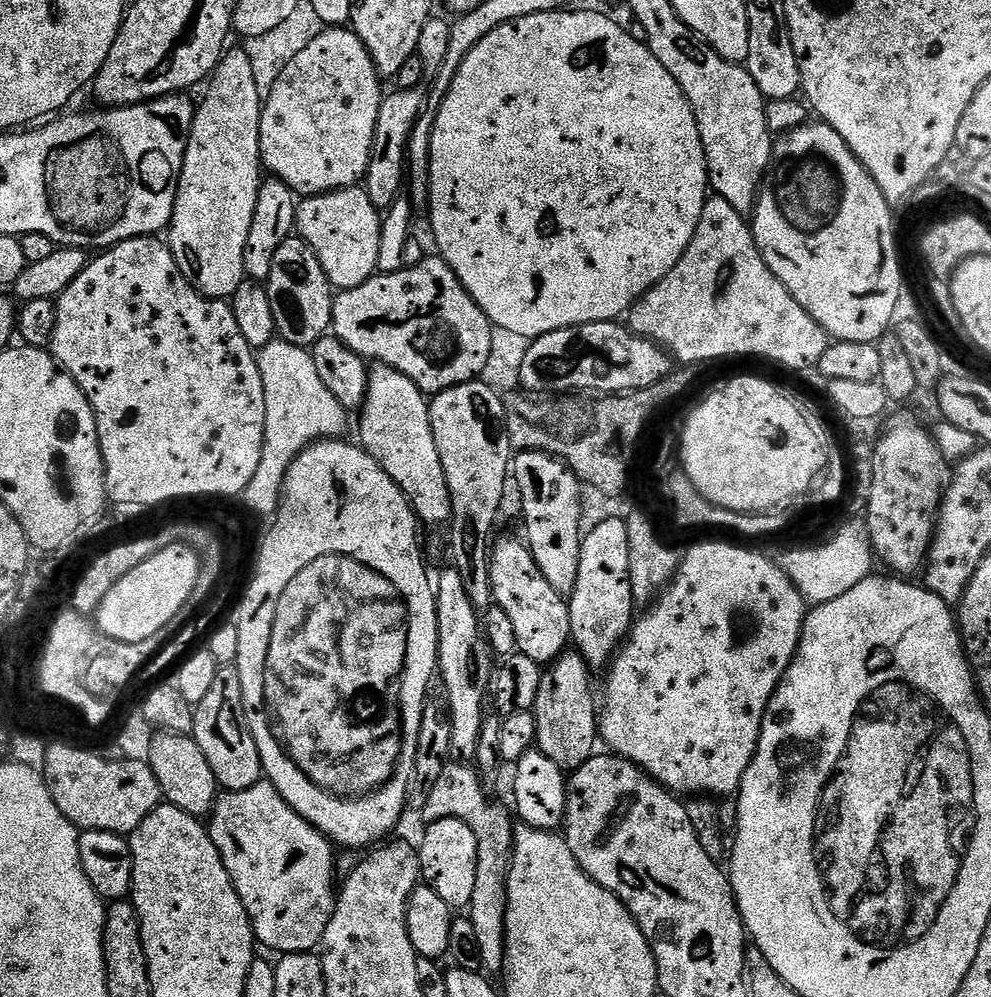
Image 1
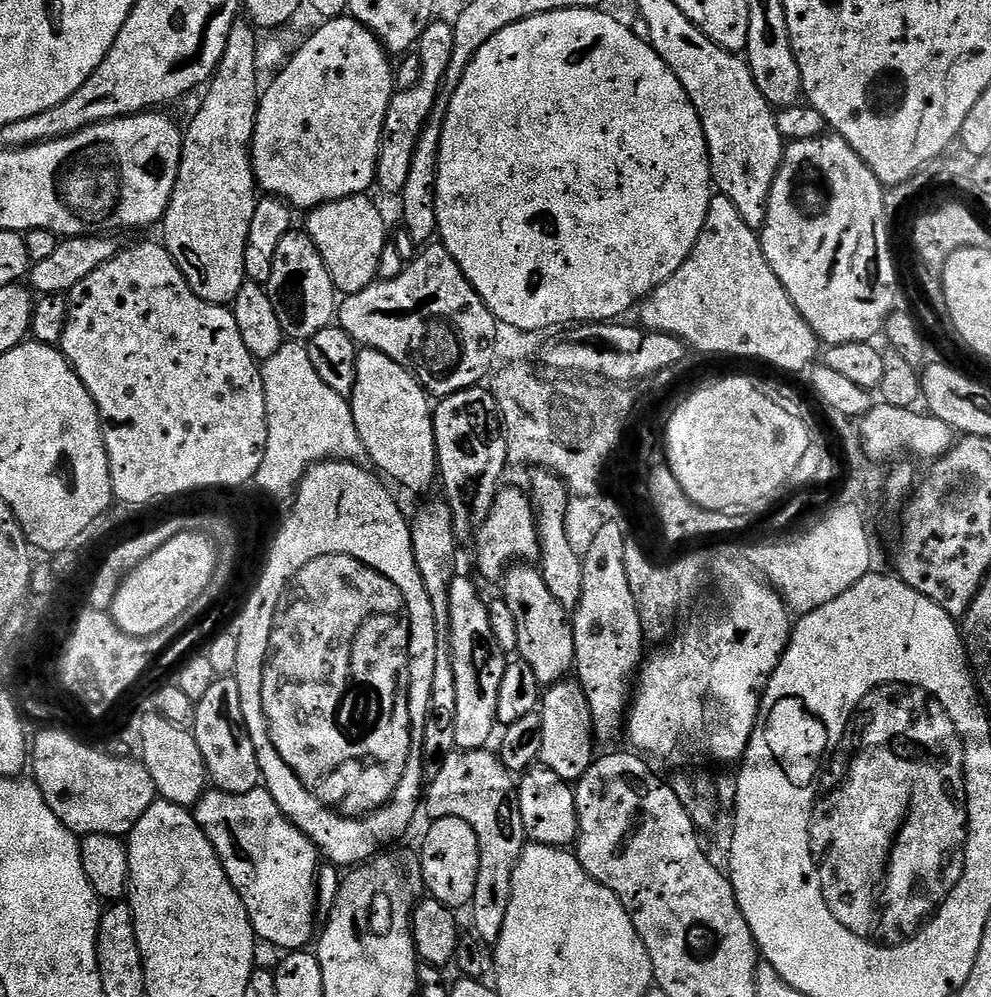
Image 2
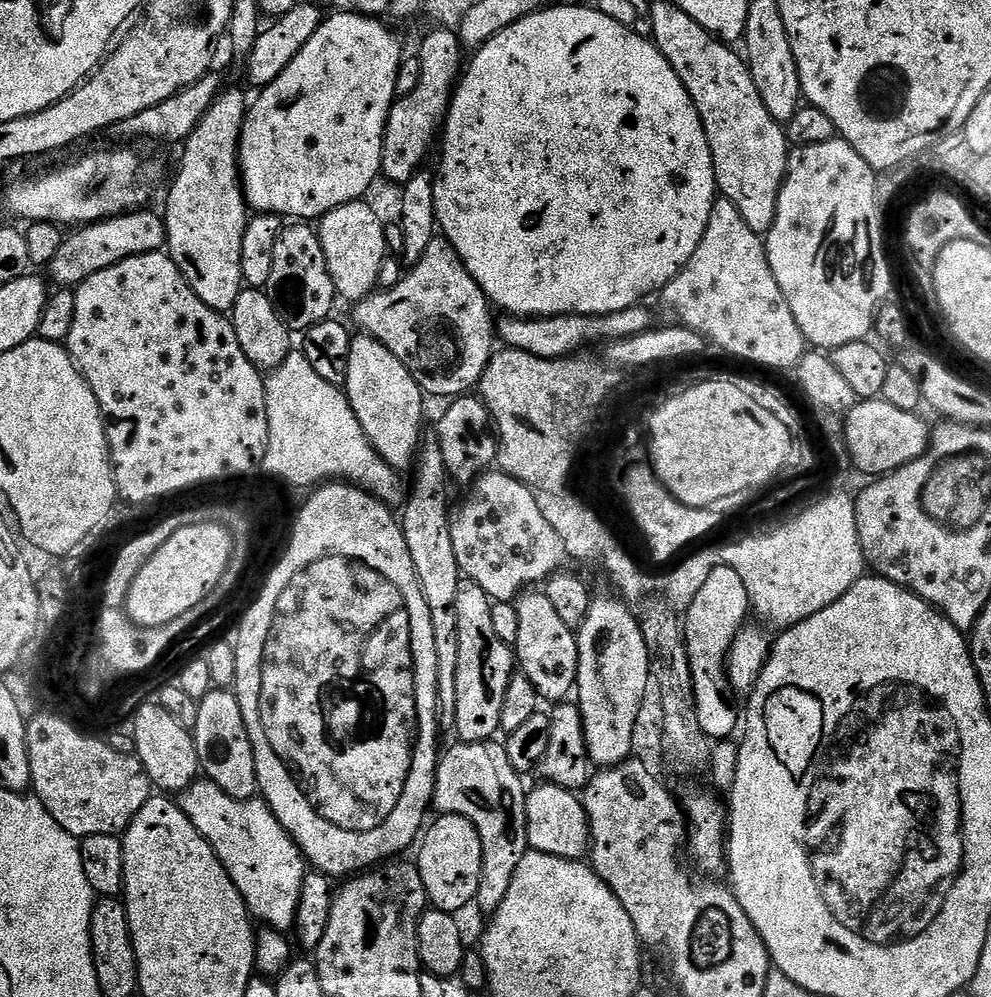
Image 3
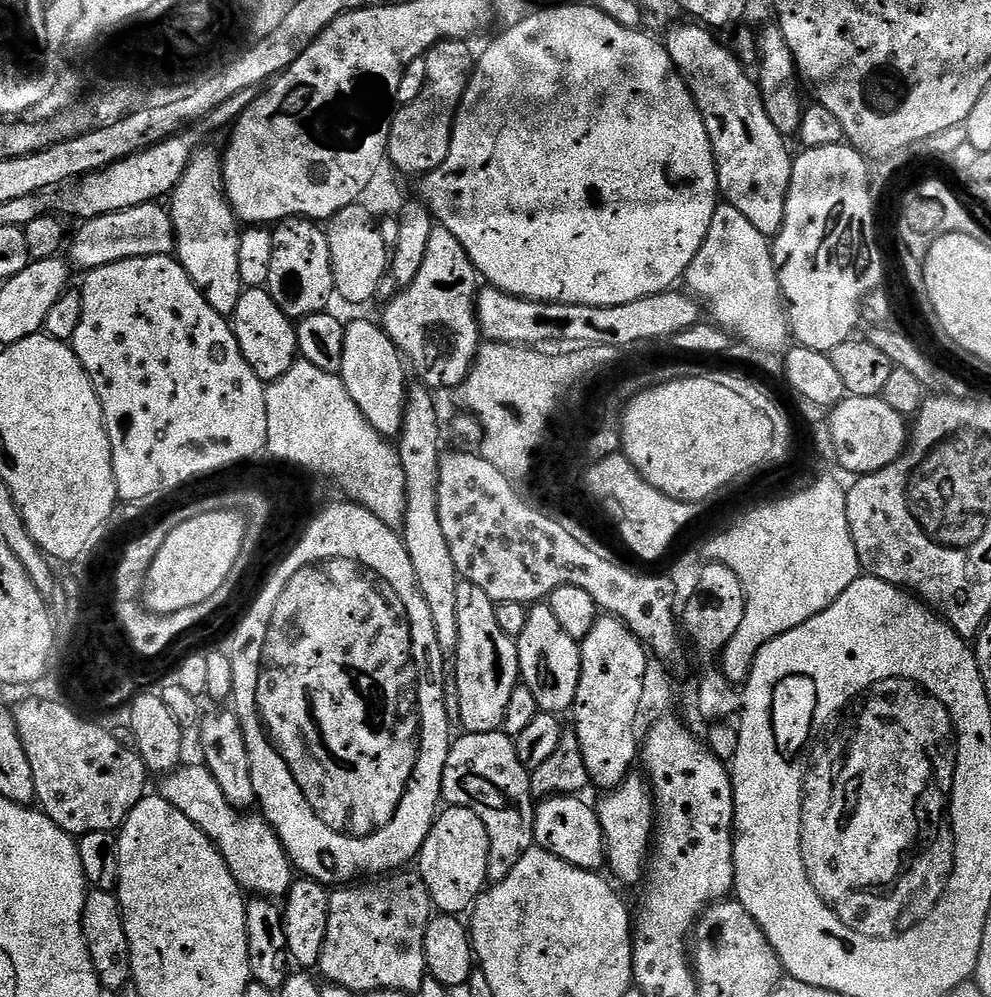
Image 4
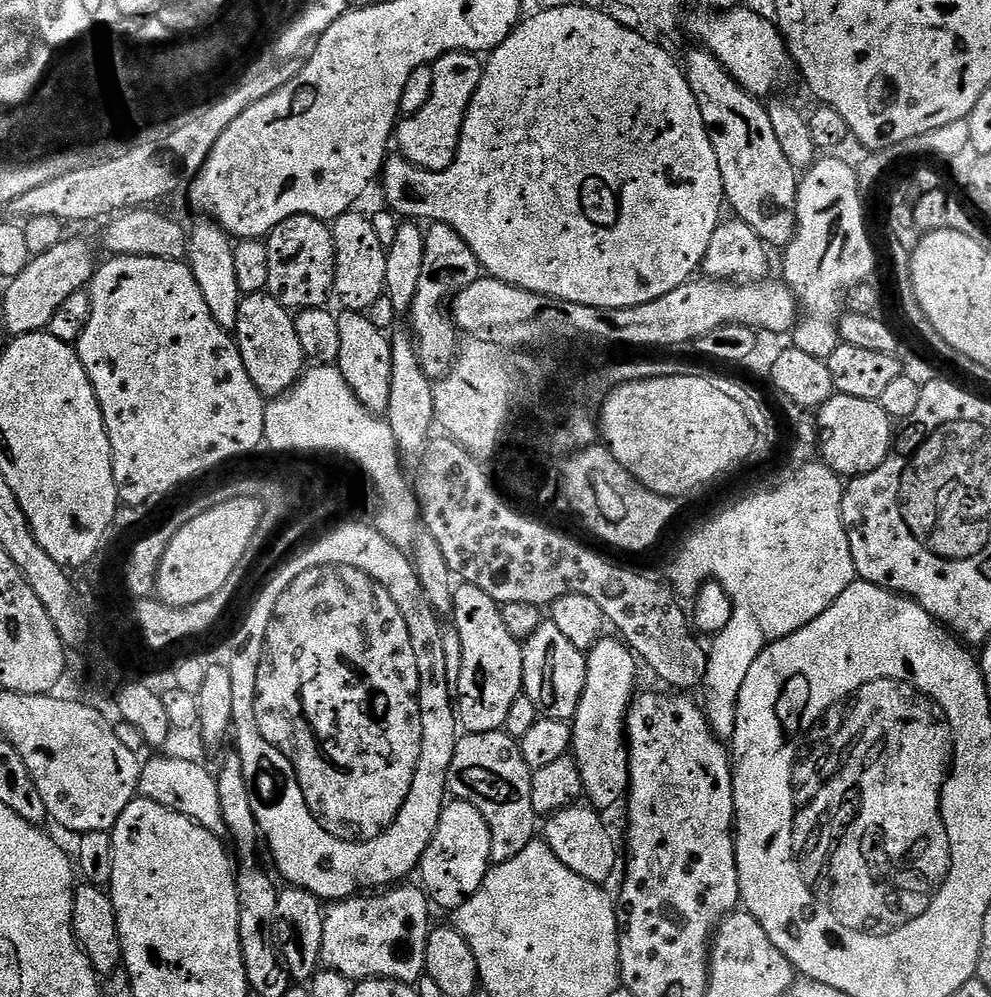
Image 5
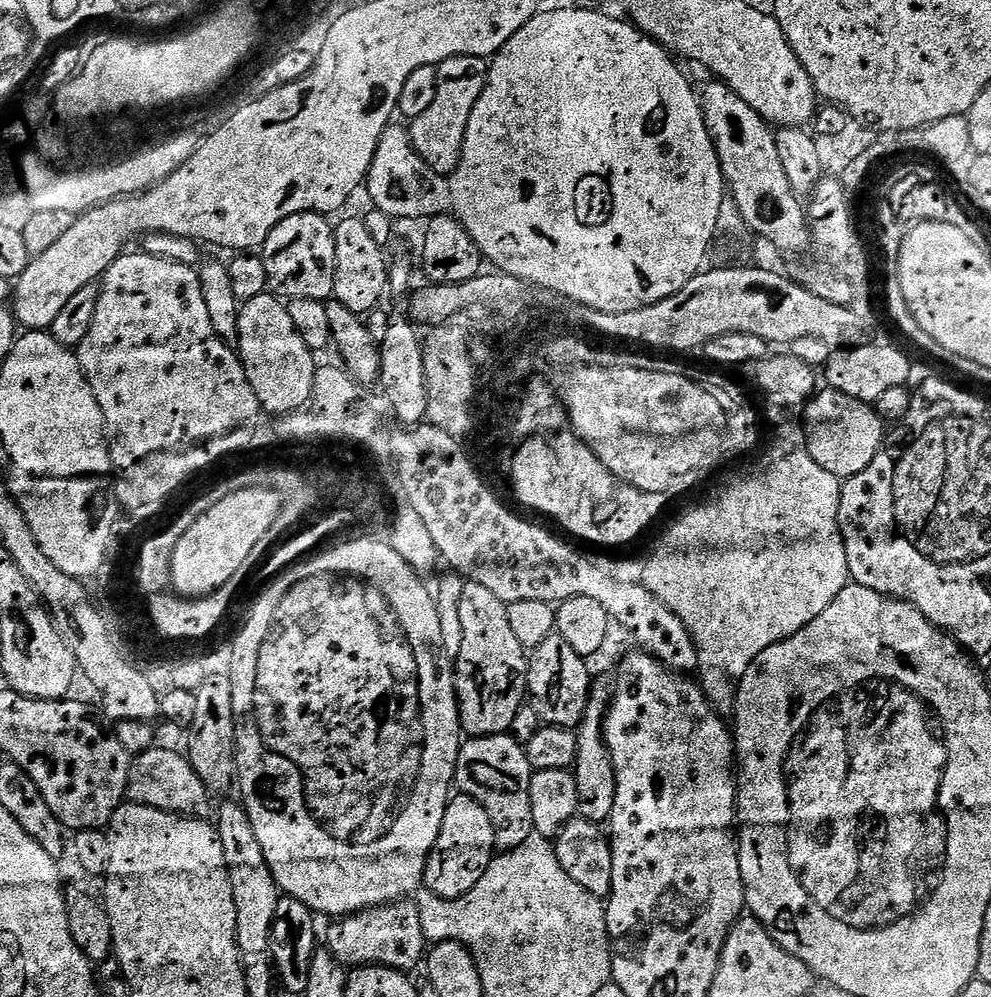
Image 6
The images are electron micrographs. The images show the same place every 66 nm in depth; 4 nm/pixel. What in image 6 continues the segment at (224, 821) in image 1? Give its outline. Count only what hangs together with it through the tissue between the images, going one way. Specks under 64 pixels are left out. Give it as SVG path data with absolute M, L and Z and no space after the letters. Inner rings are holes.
M160 747L148 748L133 759L127 799L133 804L150 806L163 812L175 812L178 816L207 817L210 793L202 778L198 778L198 770L194 770L183 751L171 752L168 748Z

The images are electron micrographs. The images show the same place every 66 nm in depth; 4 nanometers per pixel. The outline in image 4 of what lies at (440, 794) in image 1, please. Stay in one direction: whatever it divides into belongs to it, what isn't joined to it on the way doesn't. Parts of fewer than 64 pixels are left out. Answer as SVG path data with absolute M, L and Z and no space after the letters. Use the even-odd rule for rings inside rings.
M502 730L464 732L453 739L450 758L446 758L446 770L442 774L442 800L453 808L474 810L474 814L482 818L482 826L486 826L486 834L490 834L489 881L504 880L534 846L536 804L530 770L518 758L515 739Z

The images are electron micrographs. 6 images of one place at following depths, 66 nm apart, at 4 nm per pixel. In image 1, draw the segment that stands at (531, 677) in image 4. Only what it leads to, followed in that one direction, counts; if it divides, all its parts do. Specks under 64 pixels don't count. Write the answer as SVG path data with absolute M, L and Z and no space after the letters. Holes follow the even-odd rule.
M508 536L505 540L497 539L490 549L490 582L492 583L492 599L495 607L506 610L510 622L514 622L514 635L518 637L518 652L526 654L526 658L534 658L542 666L547 666L558 659L569 647L572 639L570 626L570 610L568 601L550 582L546 582L542 570L538 570L538 562L534 562L532 551L523 539L515 540Z

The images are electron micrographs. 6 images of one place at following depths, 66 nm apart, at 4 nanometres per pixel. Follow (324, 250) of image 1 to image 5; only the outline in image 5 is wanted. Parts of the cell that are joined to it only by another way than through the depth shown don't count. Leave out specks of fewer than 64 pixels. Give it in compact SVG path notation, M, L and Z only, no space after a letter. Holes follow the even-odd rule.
M350 211L331 221L330 227L336 251L335 299L340 299L341 309L367 313L374 302L386 294L384 287L388 253L378 240L377 231L367 216Z

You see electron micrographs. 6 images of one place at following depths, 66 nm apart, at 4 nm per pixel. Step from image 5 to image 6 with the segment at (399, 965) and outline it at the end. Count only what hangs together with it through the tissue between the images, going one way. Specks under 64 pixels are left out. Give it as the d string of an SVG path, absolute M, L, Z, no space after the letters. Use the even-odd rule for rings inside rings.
M401 898L392 901L391 904L374 906L361 912L354 912L335 921L336 924L328 932L326 947L328 951L338 958L345 966L367 966L378 964L382 968L396 968L405 974L411 973L411 968L421 967L422 961L426 956L426 941L422 934L422 914L420 905L415 899Z

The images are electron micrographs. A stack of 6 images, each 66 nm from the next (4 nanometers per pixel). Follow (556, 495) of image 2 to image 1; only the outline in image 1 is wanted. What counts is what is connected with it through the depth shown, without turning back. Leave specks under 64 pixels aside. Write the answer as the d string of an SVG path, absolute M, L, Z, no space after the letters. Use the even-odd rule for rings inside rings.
M517 451L514 456L514 484L520 487L520 508L524 511L524 532L528 549L532 551L534 562L538 562L538 570L561 594L571 594L574 582L578 582L578 562L580 561L580 499L582 481L565 461L548 452Z

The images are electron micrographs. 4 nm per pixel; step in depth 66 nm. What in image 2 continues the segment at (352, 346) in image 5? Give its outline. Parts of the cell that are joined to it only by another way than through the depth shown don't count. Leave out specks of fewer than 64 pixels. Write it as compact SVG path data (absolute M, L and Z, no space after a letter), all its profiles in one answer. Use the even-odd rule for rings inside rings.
M361 347L356 354L356 377L350 403L364 455L372 459L371 467L408 492L430 491L432 483L435 485L438 480L432 421L434 404L419 380L394 362L394 358L386 358L386 354L373 348Z

